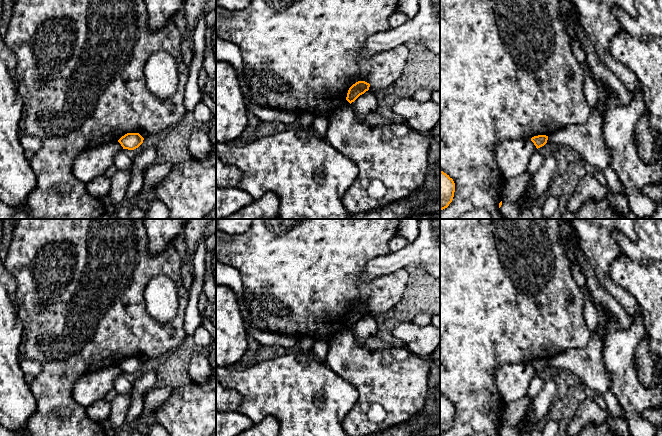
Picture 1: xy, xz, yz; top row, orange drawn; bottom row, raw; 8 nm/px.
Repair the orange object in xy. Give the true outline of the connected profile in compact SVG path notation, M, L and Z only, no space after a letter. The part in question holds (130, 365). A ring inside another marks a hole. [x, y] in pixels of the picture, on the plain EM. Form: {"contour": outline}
{"contour": "M127 357L118 366L123 373L134 374L143 367L144 362L139 357Z"}

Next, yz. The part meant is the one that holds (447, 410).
{"contour": "M440 394L440 434L449 430L455 416L455 407L452 402Z"}

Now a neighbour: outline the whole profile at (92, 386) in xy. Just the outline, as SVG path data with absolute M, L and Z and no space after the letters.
M116 365L82 375L72 390L74 400L79 405L88 407L94 402L104 399L107 392L114 389L115 380L122 374L123 371Z

